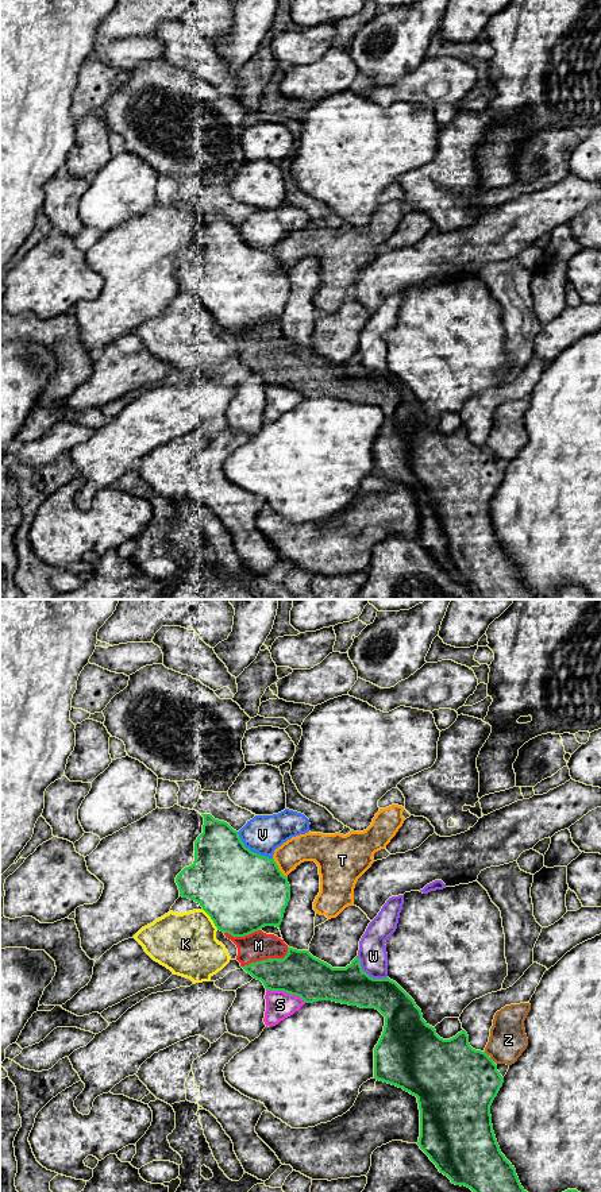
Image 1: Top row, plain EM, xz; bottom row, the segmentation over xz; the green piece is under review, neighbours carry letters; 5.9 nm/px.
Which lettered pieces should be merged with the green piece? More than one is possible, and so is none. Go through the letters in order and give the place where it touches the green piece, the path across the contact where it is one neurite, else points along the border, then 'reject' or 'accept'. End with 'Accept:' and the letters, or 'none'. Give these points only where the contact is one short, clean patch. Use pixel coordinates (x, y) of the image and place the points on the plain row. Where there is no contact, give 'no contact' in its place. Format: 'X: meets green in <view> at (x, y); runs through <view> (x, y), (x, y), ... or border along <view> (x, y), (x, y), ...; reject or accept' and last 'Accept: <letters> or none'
K: meets green in xz at (211, 313); reject
M: meets green in xz at (268, 354); accept
S: meets green in xz at (286, 388); border along xz (266, 385), (282, 385), (299, 390), (305, 397); reject
T: meets green in xz at (278, 263); reject
V: meets green in xz at (250, 246); reject
W: meets green in xz at (366, 369); reject
Z: meets green in xz at (489, 452); reject
Accept: M

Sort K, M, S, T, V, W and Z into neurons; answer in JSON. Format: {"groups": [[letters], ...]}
{"groups": [["K"], ["M"], ["S"], ["T"], ["V"], ["W"], ["Z"]]}

